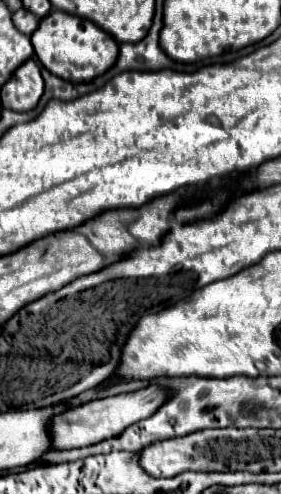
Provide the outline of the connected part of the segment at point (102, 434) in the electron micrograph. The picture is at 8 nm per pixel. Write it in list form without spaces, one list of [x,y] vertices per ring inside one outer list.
[[[148,384],[146,388],[140,388],[136,392],[116,394],[116,396],[92,400],[82,406],[70,408],[68,412],[64,412],[52,420],[52,448],[54,450],[80,448],[80,446],[102,442],[104,438],[118,436],[124,428],[132,426],[134,422],[150,418],[170,396],[172,396],[172,392],[168,388],[158,386],[158,384]]]

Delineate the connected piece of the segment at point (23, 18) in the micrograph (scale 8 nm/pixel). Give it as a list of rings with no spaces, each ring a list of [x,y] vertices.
[[[20,8],[18,12],[14,12],[14,14],[12,14],[12,20],[14,20],[14,26],[16,26],[20,32],[28,34],[28,36],[30,36],[30,34],[36,30],[36,26],[38,26],[36,16],[34,16],[32,12],[24,10],[24,8]]]

